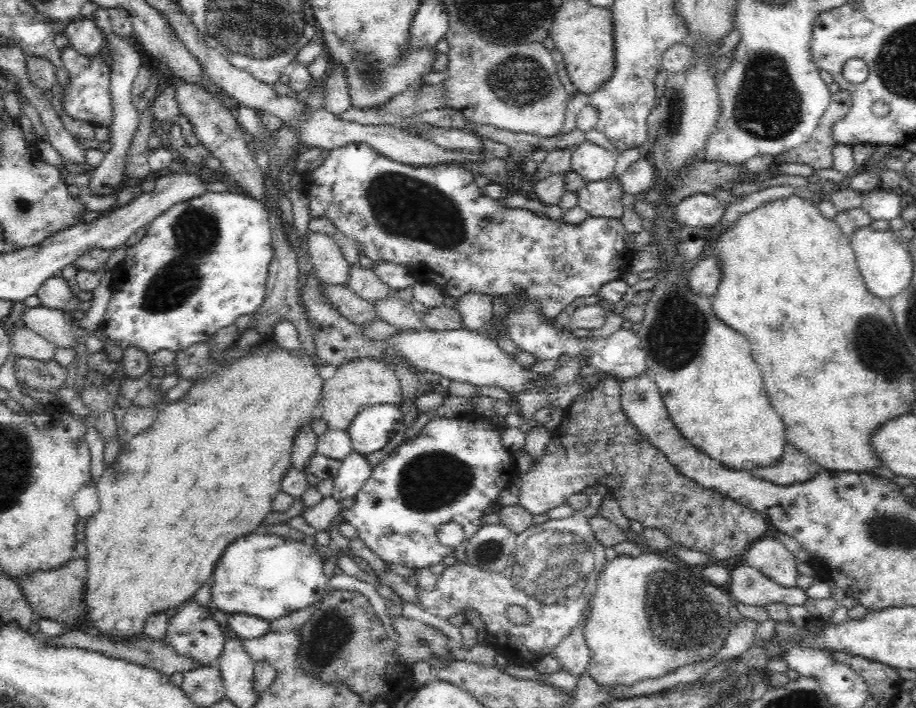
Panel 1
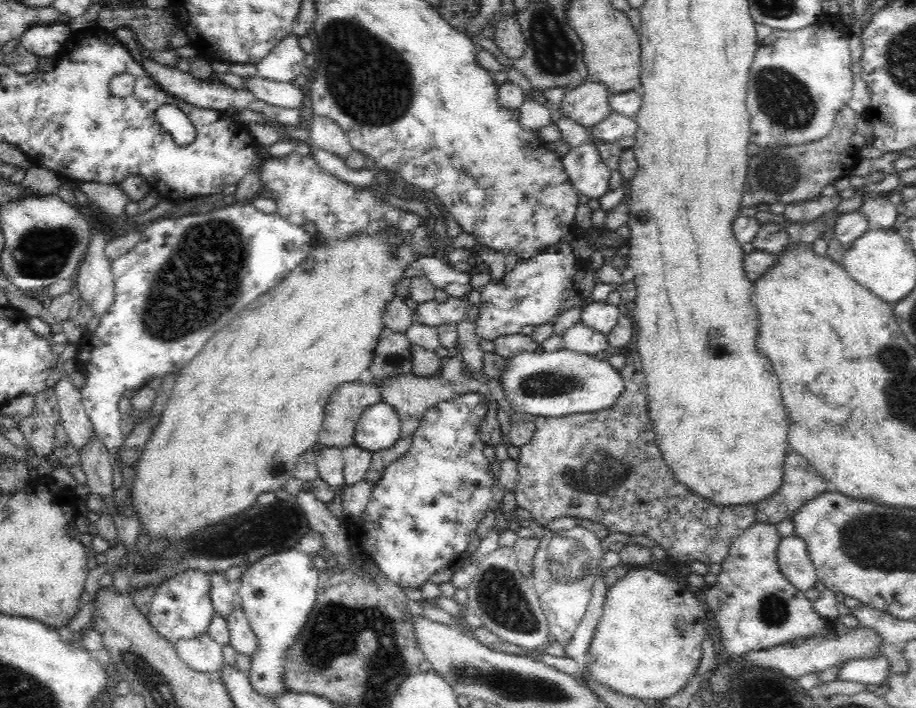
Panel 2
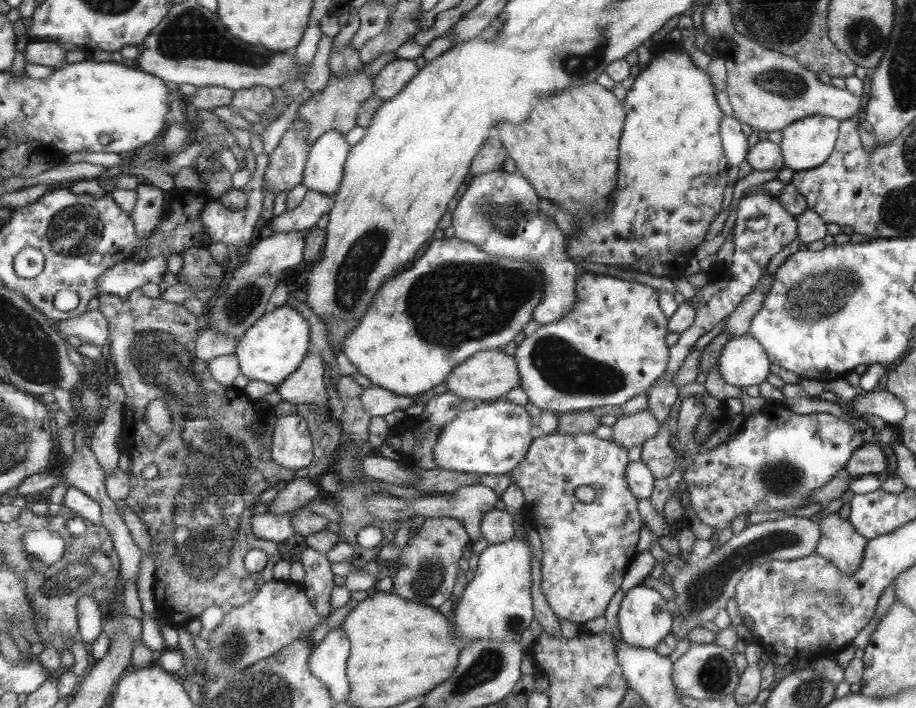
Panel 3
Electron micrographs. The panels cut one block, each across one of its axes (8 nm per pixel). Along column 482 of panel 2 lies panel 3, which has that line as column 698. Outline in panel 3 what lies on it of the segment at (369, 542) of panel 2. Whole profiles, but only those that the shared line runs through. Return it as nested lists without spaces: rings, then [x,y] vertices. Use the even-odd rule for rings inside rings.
[[[691,396],[690,398],[684,400],[684,402],[681,404],[681,409],[679,410],[678,435],[676,435],[676,437],[674,437],[674,441],[672,441],[672,448],[674,448],[674,450],[678,451],[681,454],[682,459],[680,459],[680,462],[682,462],[682,464],[686,467],[683,475],[683,480],[681,482],[684,482],[684,484],[686,484],[686,489],[688,488],[687,491],[690,495],[690,502],[692,504],[692,508],[694,508],[696,516],[700,518],[700,520],[702,520],[704,524],[708,524],[708,526],[713,529],[714,533],[718,534],[724,528],[726,528],[728,524],[730,527],[732,520],[736,518],[736,516],[740,514],[746,514],[748,518],[748,516],[752,512],[762,512],[762,509],[758,507],[758,503],[760,501],[763,501],[767,504],[767,506],[770,506],[771,510],[782,510],[786,507],[793,507],[794,505],[803,506],[804,503],[807,504],[809,498],[812,497],[814,491],[820,489],[821,486],[824,486],[832,481],[833,478],[836,477],[837,474],[845,468],[850,460],[850,457],[852,457],[858,449],[861,449],[862,446],[864,446],[864,440],[862,437],[863,431],[858,430],[858,428],[852,427],[852,425],[850,425],[850,423],[847,423],[847,421],[844,421],[844,419],[832,416],[831,413],[810,413],[807,415],[803,415],[794,413],[794,411],[784,411],[780,414],[767,416],[762,413],[747,416],[745,418],[741,431],[738,432],[736,436],[734,436],[729,441],[726,440],[726,442],[722,442],[722,444],[716,446],[712,450],[703,451],[702,447],[704,445],[704,442],[703,439],[700,437],[700,427],[705,419],[705,411],[706,399],[702,399],[700,396]]]

